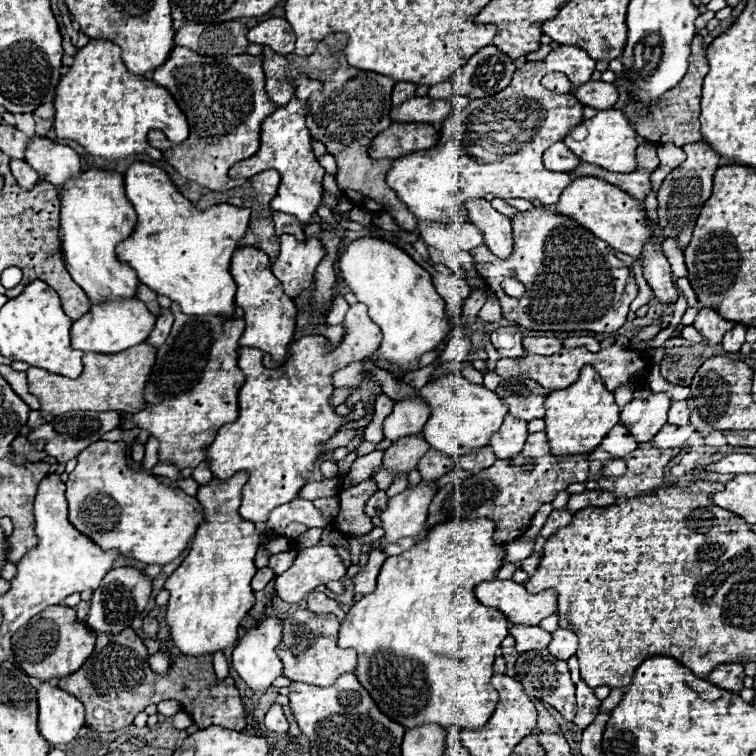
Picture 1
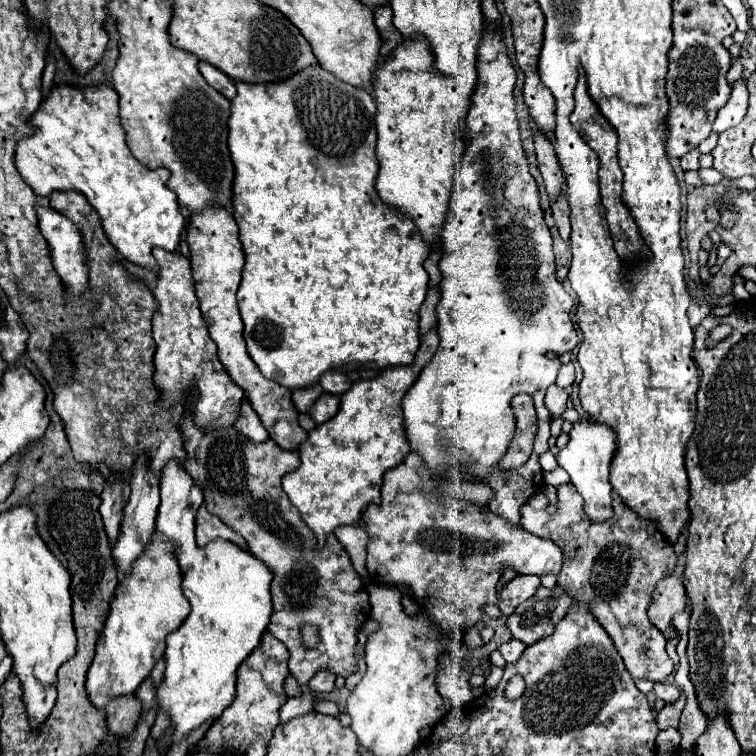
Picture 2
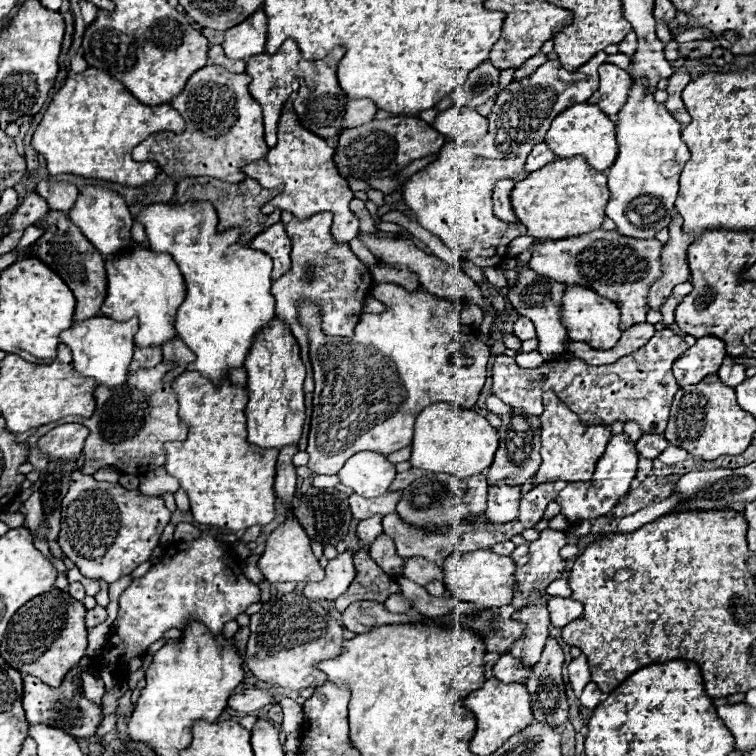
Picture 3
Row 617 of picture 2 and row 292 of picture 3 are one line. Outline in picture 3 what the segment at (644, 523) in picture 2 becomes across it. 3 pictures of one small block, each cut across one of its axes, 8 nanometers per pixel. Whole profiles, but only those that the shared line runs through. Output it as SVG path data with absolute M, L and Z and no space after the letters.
M592 230L582 236L566 238L566 240L546 240L544 244L534 244L532 260L528 266L562 284L576 284L594 290L596 294L612 300L618 304L620 316L620 330L626 330L634 324L642 324L646 320L646 296L650 284L654 284L660 272L660 252L662 242L656 238L652 240L634 240L628 236L618 234L616 230Z

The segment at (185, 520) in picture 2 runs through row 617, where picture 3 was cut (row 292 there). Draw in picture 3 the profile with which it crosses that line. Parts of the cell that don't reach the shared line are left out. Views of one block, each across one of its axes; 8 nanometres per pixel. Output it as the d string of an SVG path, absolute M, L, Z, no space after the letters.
M192 202L186 204L152 204L136 216L138 222L144 224L146 236L150 242L150 250L156 254L172 254L176 264L182 270L182 276L188 286L186 300L180 304L176 312L176 334L178 338L196 354L196 360L186 366L190 372L200 372L210 378L214 384L220 384L232 368L242 368L256 334L266 328L274 320L274 296L270 294L272 286L272 260L268 254L247 246L236 246L240 238L240 230L230 228L226 232L218 232L218 216L210 202Z

